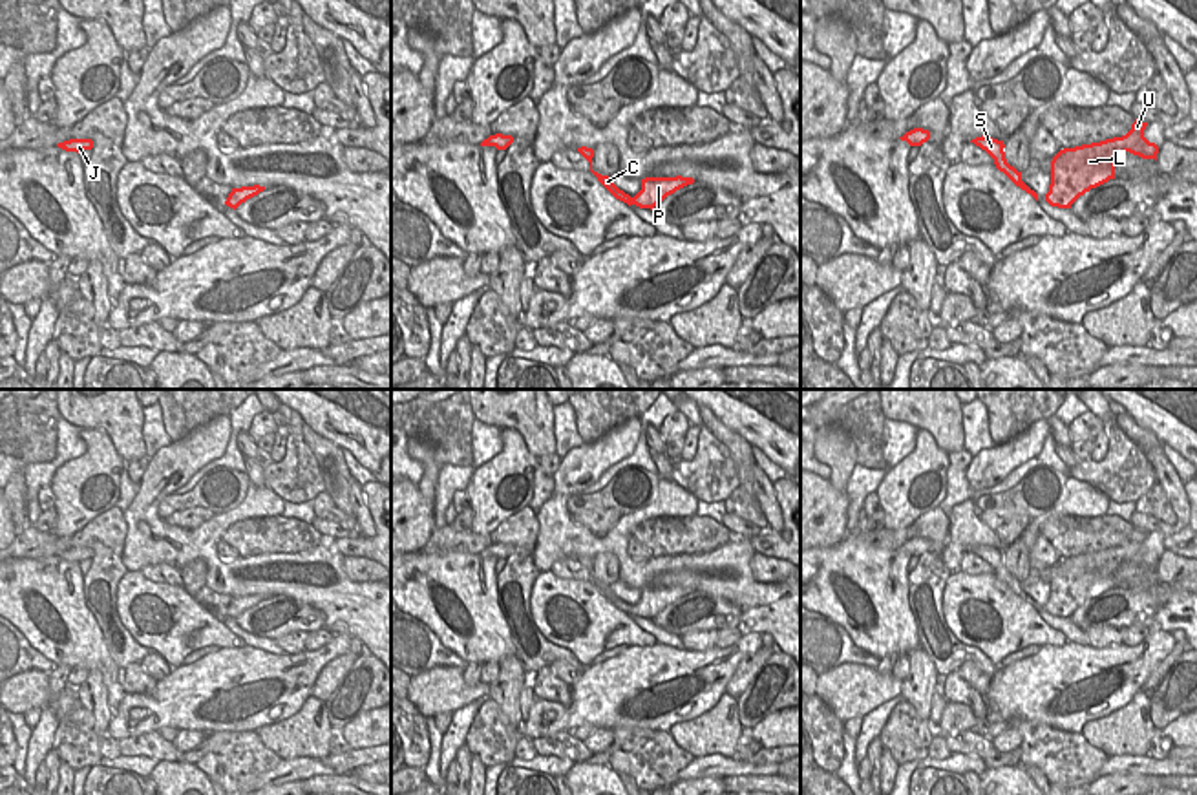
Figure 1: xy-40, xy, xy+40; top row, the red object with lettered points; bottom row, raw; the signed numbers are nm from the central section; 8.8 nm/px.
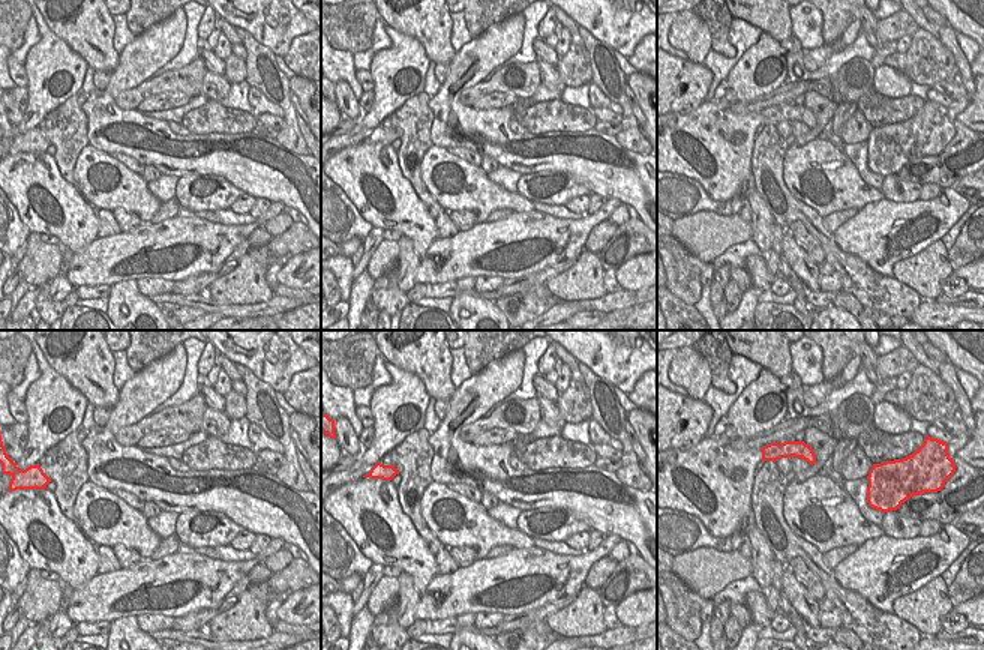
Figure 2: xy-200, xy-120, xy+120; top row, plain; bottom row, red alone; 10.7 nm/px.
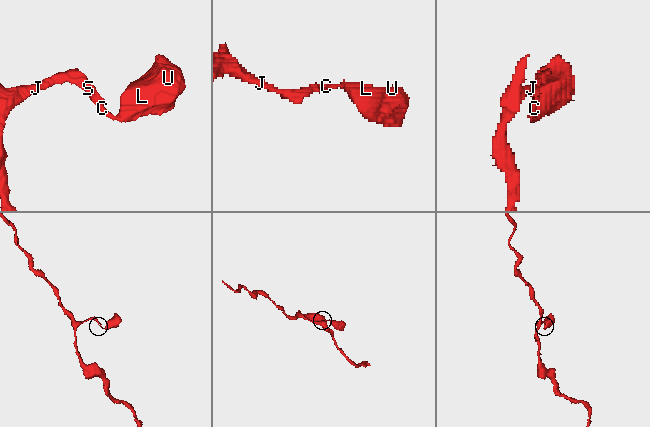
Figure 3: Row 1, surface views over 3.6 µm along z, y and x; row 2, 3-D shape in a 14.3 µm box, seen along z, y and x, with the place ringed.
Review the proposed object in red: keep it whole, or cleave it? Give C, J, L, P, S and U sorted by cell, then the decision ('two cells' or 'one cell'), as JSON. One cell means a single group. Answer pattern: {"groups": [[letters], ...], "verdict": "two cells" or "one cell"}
{"groups": [["C", "J", "L", "P", "S", "U"]], "verdict": "one cell"}

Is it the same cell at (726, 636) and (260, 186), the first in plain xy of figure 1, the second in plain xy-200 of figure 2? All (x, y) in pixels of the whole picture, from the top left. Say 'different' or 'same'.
different

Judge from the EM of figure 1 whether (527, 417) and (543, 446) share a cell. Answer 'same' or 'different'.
same

